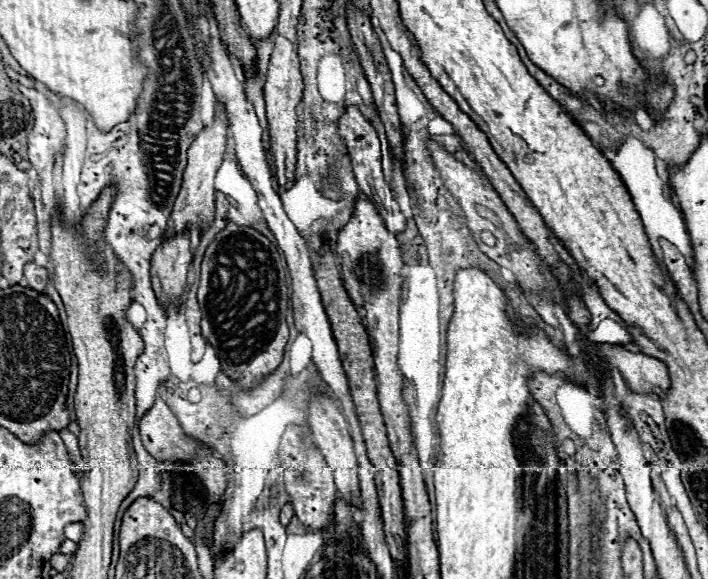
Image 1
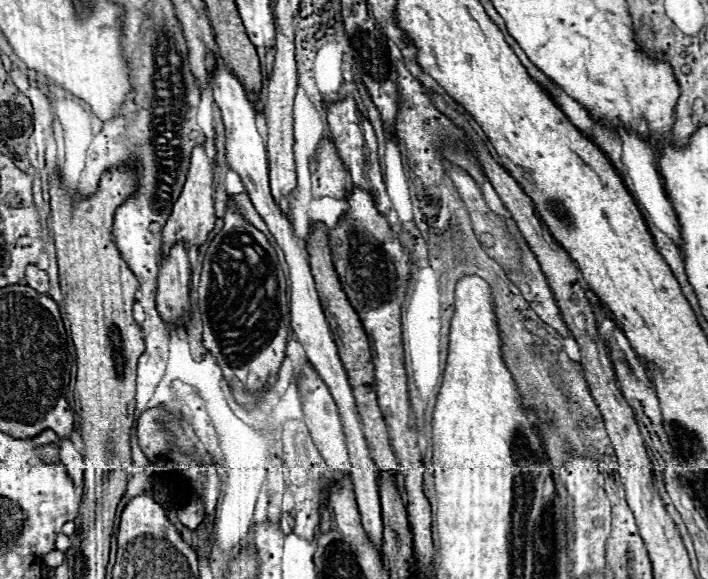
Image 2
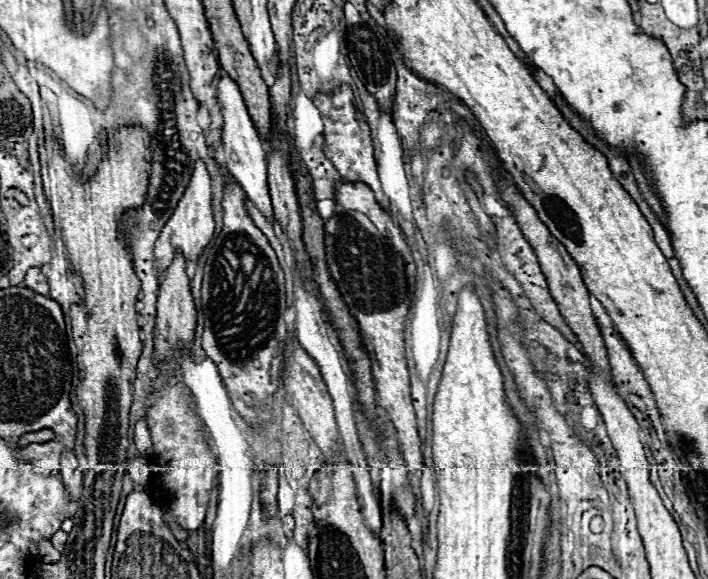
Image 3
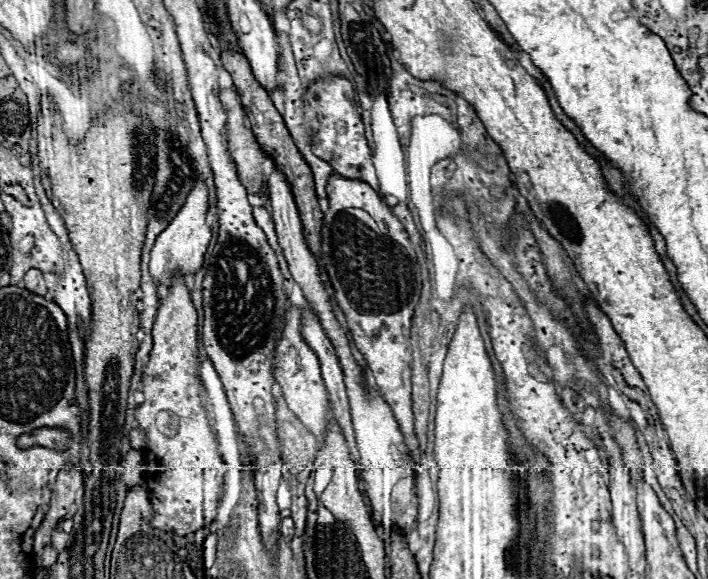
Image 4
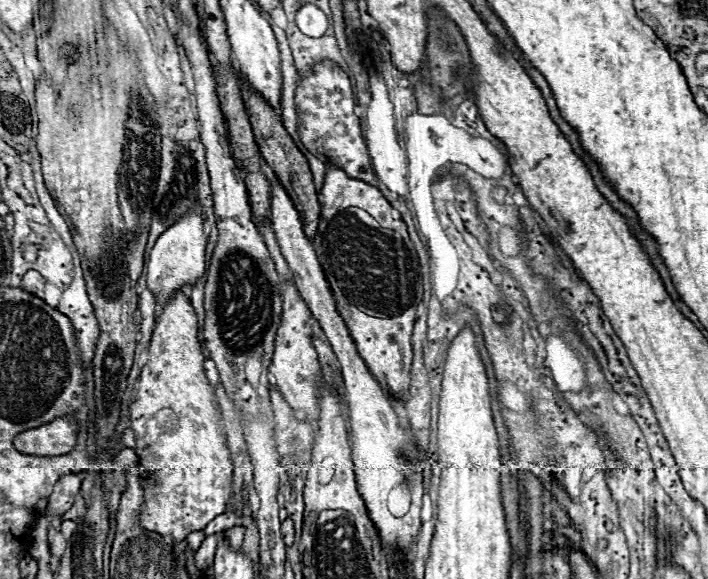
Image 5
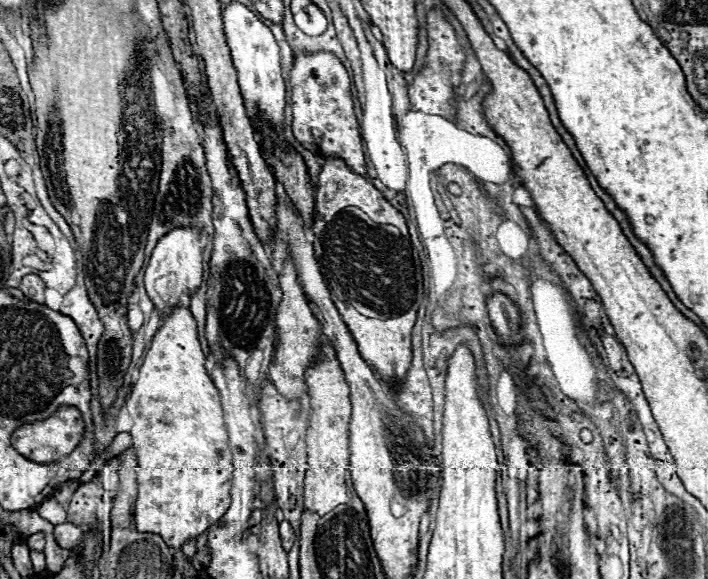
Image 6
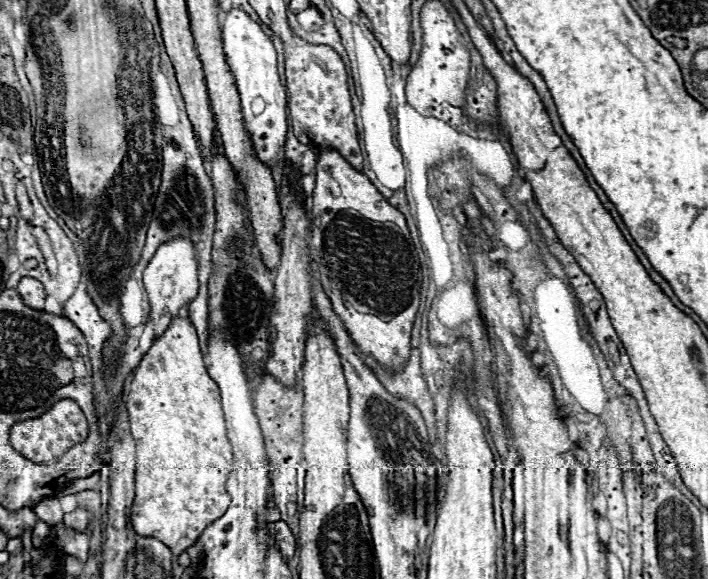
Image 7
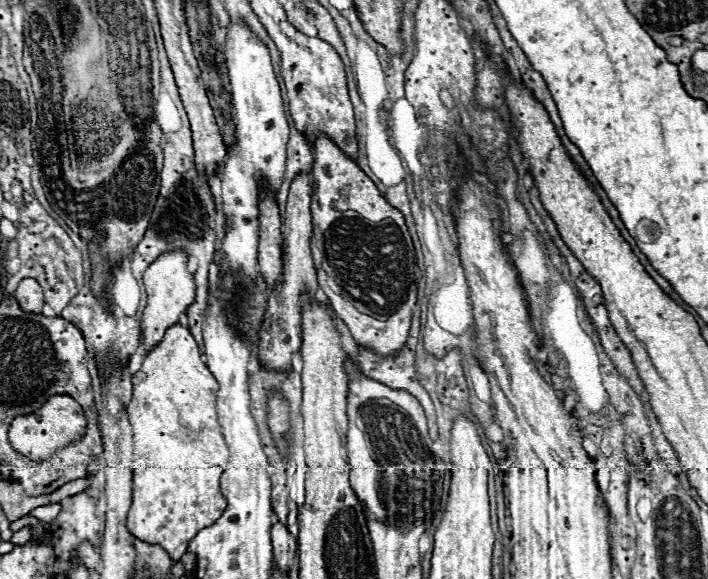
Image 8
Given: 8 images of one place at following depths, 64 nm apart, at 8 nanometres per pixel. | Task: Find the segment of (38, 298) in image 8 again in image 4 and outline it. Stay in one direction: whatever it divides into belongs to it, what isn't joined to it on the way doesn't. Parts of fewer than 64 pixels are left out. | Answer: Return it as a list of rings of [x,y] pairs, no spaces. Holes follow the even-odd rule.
[[[28,270],[26,276],[24,276],[24,288],[34,292],[34,294],[40,294],[44,296],[46,294],[46,284],[44,284],[44,274],[40,270]]]

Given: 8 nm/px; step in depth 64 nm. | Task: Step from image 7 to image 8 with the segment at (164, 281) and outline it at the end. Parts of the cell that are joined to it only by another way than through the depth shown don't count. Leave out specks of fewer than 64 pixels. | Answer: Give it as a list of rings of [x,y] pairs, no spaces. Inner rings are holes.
[[[174,250],[174,252],[162,254],[144,272],[144,286],[146,286],[146,294],[148,294],[148,304],[146,304],[146,308],[142,312],[142,320],[140,320],[140,332],[142,332],[140,344],[144,346],[146,354],[152,348],[156,348],[156,344],[162,340],[164,332],[170,326],[178,324],[180,316],[186,312],[186,308],[194,300],[194,294],[196,294],[194,292],[194,276],[190,272],[186,272],[186,262],[188,262],[186,254],[182,250]]]

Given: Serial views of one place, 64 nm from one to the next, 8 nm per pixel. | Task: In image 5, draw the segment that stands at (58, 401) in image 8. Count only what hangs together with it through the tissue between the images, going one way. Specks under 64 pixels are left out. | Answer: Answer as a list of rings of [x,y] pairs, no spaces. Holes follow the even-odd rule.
[[[60,416],[38,428],[18,432],[14,436],[14,446],[24,454],[38,456],[62,456],[76,446],[78,424],[74,416]]]

